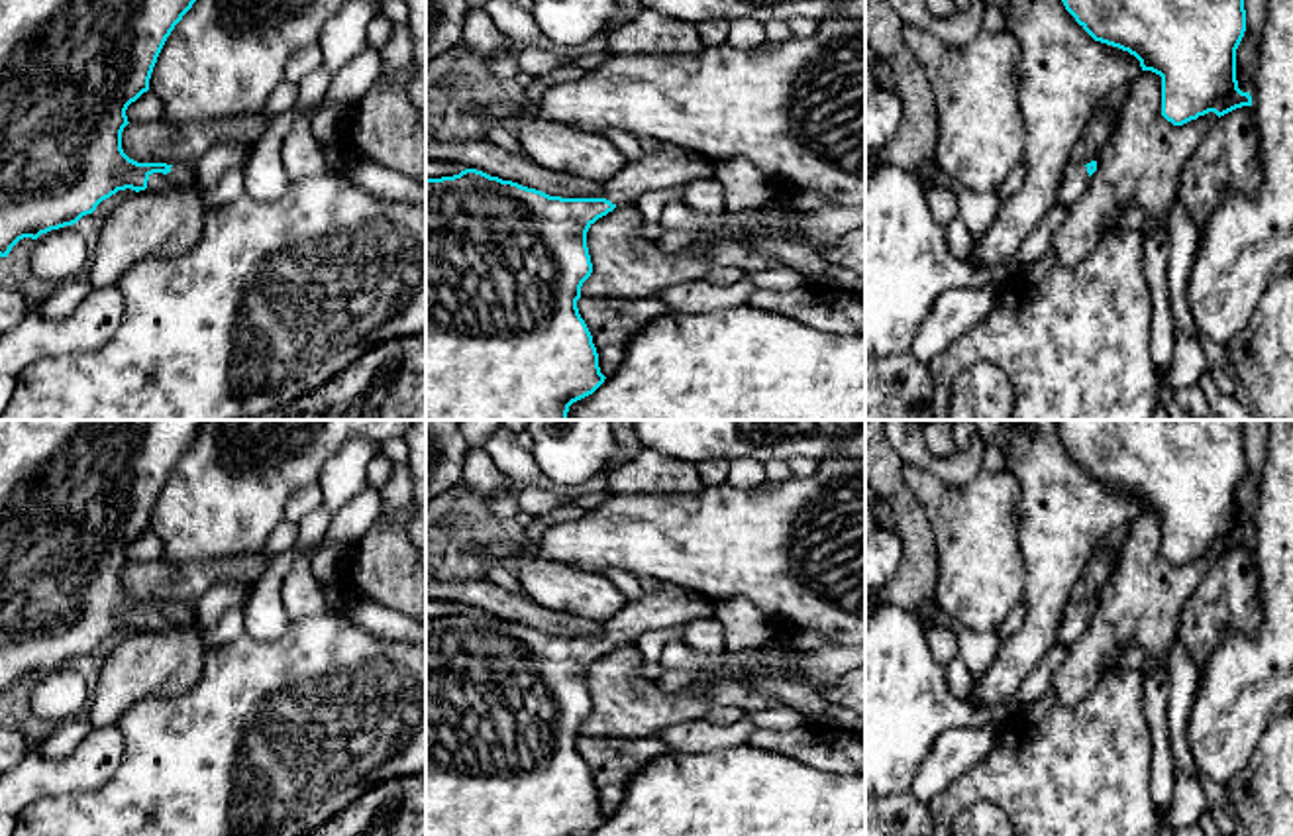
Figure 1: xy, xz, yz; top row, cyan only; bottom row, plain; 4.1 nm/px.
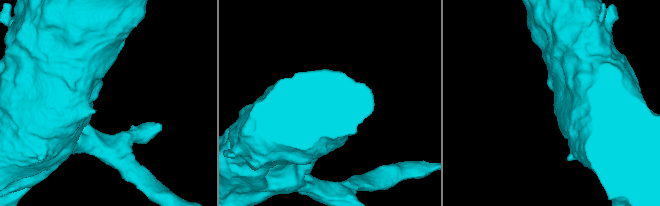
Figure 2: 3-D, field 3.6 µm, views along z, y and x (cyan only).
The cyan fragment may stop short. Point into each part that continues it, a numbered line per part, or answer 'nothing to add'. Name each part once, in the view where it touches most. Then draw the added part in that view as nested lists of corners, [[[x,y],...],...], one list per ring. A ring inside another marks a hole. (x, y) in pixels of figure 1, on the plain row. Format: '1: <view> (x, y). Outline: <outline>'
1: xy (183, 615). Outline: [[[175,602],[167,614],[149,614],[147,628],[153,632],[184,630],[198,624],[196,606],[190,602]]]

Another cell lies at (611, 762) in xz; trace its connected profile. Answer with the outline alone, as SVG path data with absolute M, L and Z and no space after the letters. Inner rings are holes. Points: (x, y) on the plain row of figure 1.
M583 734L577 740L577 748L593 775L598 807L604 816L614 814L618 809L630 775L640 771L651 759L673 752L659 738L591 740Z

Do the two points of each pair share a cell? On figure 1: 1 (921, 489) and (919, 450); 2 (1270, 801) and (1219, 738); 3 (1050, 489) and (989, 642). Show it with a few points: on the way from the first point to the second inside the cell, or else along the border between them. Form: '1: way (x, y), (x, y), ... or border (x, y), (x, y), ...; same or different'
1: border (903, 464), (915, 464), (954, 485), (962, 485); different
2: border (1266, 727), (1250, 760), (1225, 785); different
3: border (1003, 640), (997, 658), (976, 679); different

